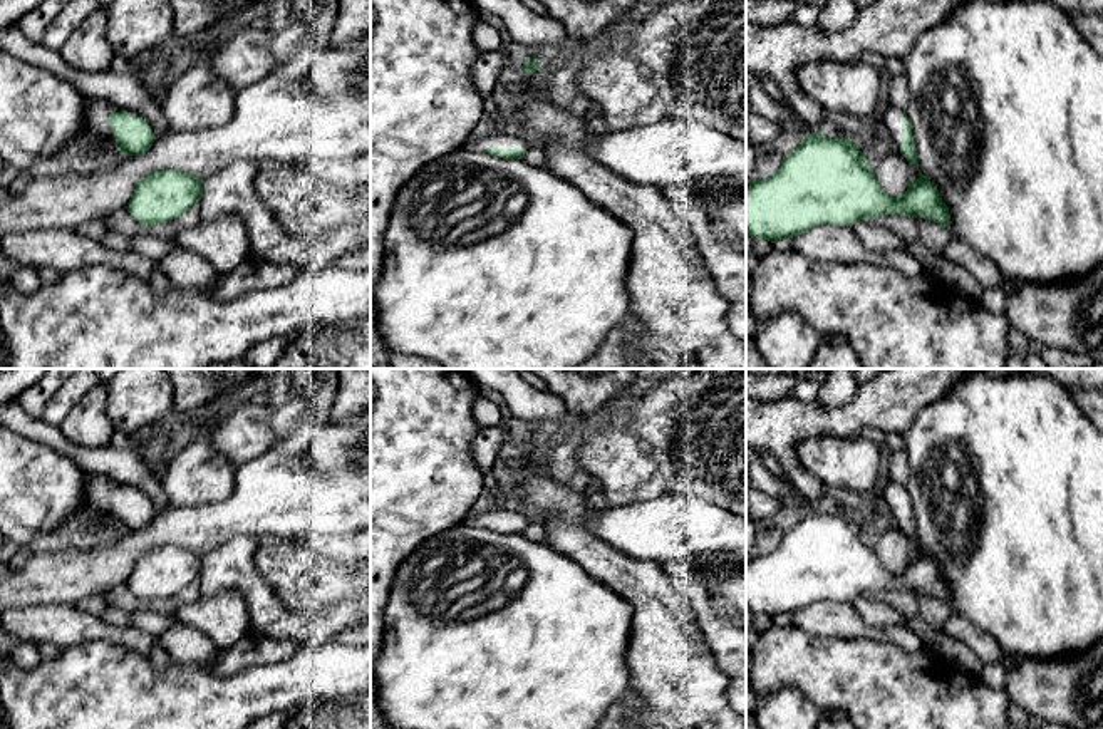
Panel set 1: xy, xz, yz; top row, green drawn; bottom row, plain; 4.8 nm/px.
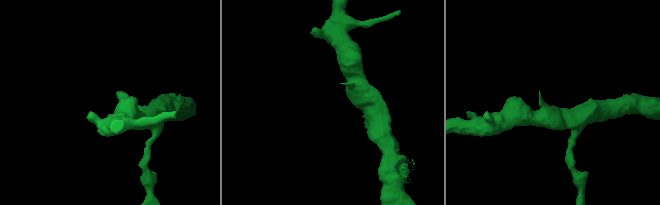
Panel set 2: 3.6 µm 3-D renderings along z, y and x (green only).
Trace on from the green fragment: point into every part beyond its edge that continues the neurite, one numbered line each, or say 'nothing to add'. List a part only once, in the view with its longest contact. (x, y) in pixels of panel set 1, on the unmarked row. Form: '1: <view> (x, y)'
1: xy (99, 485)

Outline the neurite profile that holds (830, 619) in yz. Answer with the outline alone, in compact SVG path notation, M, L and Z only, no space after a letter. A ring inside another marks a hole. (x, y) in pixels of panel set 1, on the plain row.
M815 602L803 610L790 613L790 625L828 639L887 642L910 654L922 650L920 637L909 627L872 627L862 618L853 602Z

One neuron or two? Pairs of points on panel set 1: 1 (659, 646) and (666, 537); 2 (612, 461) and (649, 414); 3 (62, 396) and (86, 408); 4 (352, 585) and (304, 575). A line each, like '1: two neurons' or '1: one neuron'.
1: two neurons
2: one neuron
3: two neurons
4: one neuron

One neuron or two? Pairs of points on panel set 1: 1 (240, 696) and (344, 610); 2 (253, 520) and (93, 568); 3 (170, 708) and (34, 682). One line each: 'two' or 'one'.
1: two
2: one
3: one

